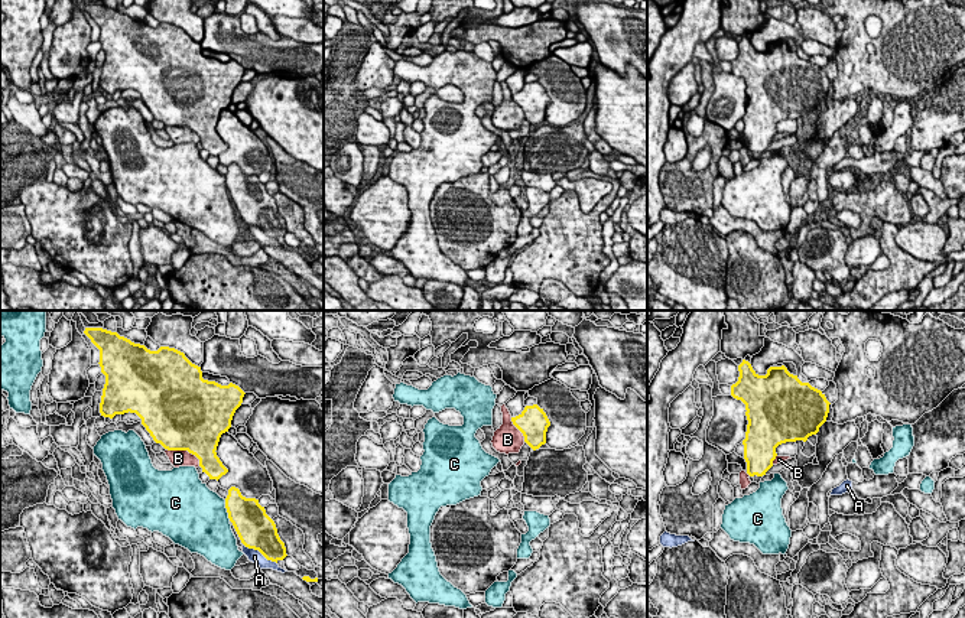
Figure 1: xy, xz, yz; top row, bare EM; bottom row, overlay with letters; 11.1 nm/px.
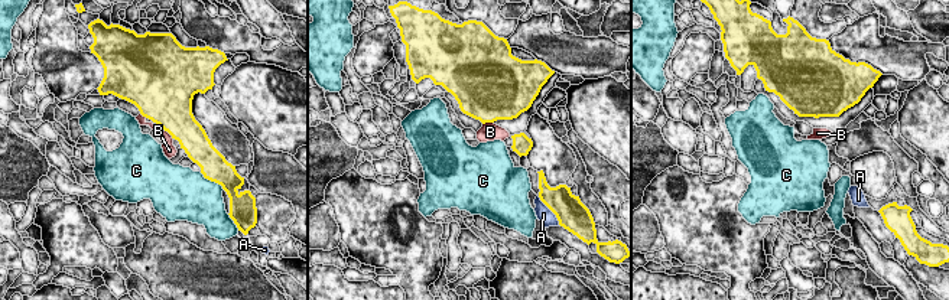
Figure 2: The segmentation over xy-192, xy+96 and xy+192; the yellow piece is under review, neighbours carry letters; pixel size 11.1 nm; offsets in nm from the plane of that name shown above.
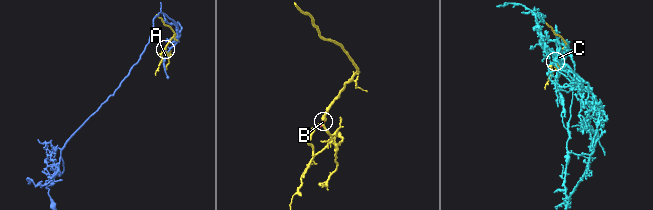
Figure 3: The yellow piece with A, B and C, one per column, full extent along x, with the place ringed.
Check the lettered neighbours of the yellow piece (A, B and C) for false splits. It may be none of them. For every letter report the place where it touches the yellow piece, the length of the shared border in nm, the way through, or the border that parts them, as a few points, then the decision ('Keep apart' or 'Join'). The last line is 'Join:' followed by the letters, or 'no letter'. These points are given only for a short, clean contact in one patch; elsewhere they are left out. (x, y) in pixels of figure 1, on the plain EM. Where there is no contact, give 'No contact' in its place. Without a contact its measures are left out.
A: Touches yellow at xy (259, 227). Shared border 460 nm. Keep apart
B: Touches yellow at xy (185, 126). Shared border 440 nm. Keep apart
C: Touches yellow at xy (227, 186). Shared border 240 nm. Keep apart
Join: no letter

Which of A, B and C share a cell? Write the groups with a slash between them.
A / B / C

